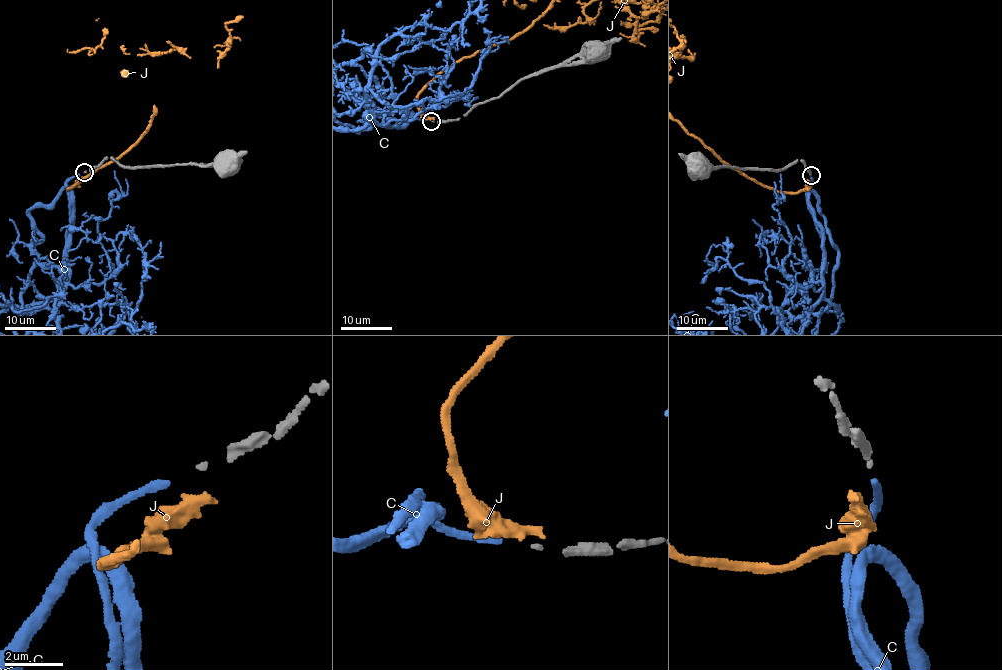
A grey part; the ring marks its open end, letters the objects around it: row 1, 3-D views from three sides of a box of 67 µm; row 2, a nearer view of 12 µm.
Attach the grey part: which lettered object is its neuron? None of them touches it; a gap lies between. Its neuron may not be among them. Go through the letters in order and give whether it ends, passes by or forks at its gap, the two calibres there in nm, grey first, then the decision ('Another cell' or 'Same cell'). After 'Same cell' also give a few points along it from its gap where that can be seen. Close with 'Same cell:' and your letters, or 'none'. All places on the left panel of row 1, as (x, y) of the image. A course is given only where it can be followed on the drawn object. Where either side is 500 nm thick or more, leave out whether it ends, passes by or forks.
C: It ends there. Thickness 110 nm (grey) against 240 nm. Same cell
J: Thickness 110 nm (grey) against 500 nm. Another cell
Same cell: C

